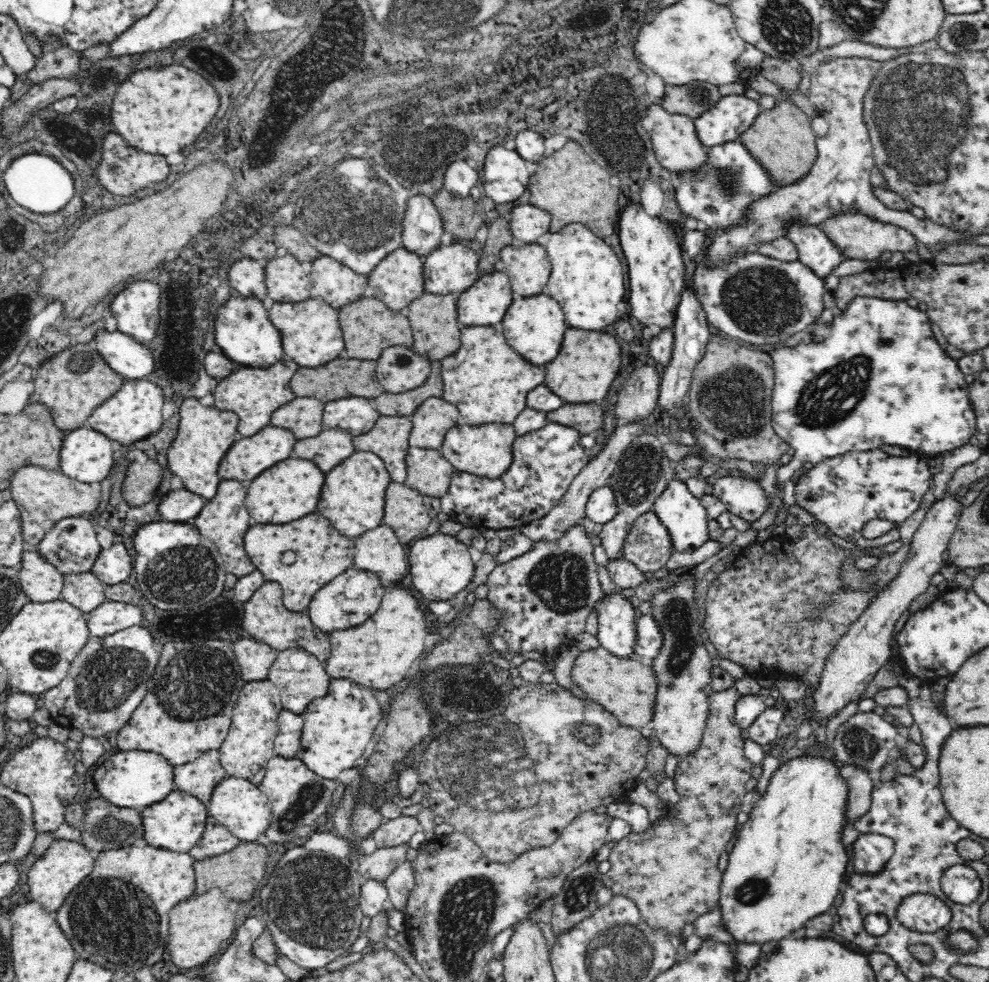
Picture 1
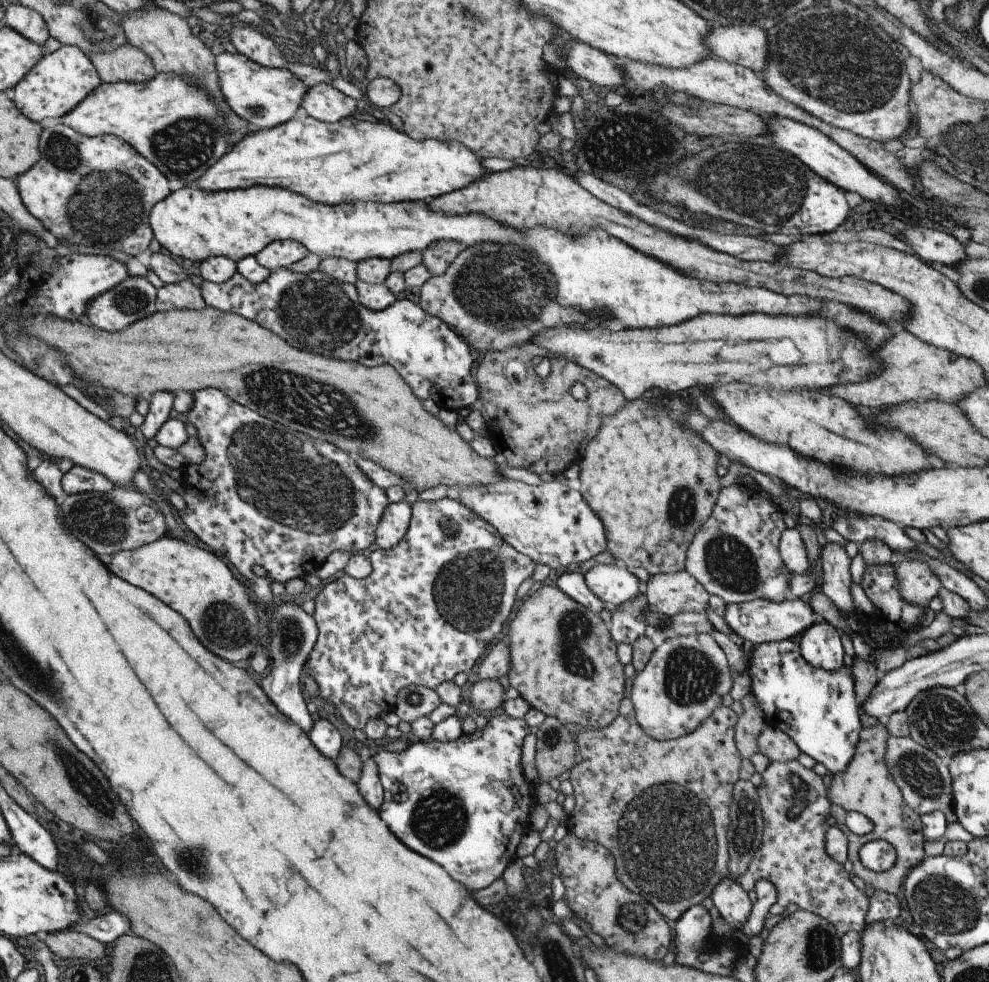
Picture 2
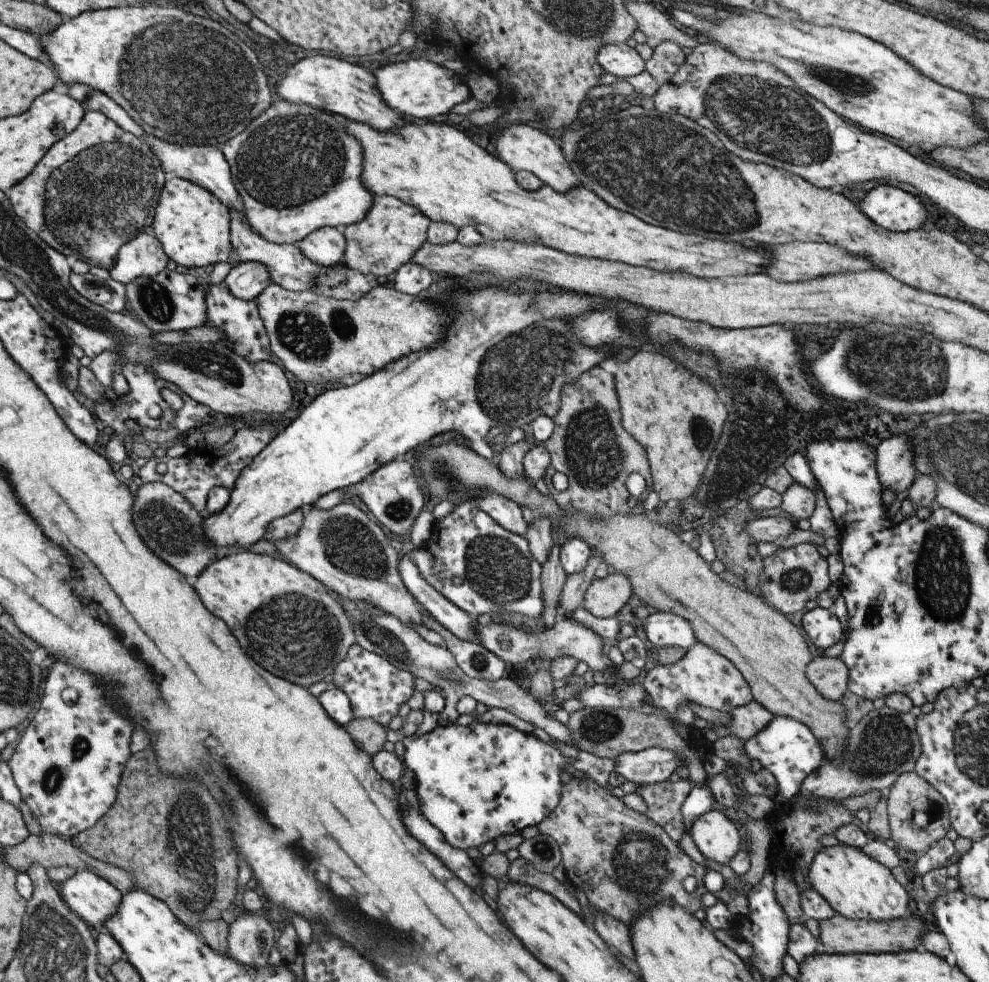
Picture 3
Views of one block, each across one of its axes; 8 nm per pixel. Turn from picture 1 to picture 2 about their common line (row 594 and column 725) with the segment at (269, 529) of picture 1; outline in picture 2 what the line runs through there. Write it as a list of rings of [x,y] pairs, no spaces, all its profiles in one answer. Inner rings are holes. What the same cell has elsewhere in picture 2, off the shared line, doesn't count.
[[[194,184],[187,185],[182,189],[172,191],[167,198],[164,198],[164,200],[158,202],[158,205],[153,207],[150,212],[149,224],[153,231],[154,238],[163,248],[170,252],[172,256],[177,256],[180,259],[192,260],[192,262],[202,262],[202,260],[206,260],[206,258],[209,257],[225,257],[230,258],[234,263],[237,263],[248,256],[255,256],[260,250],[263,250],[272,242],[285,239],[292,239],[296,240],[296,242],[300,242],[303,246],[306,246],[309,253],[316,254],[322,258],[346,258],[346,260],[352,260],[352,262],[361,262],[372,258],[392,260],[398,256],[402,256],[402,254],[408,254],[409,252],[424,252],[426,251],[426,248],[432,246],[434,242],[442,241],[460,242],[464,249],[480,246],[482,243],[498,244],[498,242],[500,242],[500,244],[506,244],[506,242],[510,242],[510,244],[512,244],[512,242],[514,242],[514,244],[526,244],[526,246],[530,246],[530,250],[534,250],[534,254],[538,254],[538,258],[544,260],[544,262],[550,266],[550,270],[556,274],[556,280],[558,280],[558,302],[560,302],[560,304],[574,304],[576,308],[582,308],[582,310],[586,310],[586,312],[590,312],[590,310],[596,310],[596,312],[598,312],[598,310],[608,310],[608,312],[614,314],[614,320],[616,320],[616,322],[622,322],[622,324],[626,324],[626,326],[630,326],[630,328],[644,328],[644,326],[650,326],[650,328],[654,328],[654,326],[672,326],[672,324],[680,324],[680,322],[684,322],[684,320],[690,320],[690,318],[694,318],[694,316],[698,316],[698,314],[708,314],[708,312],[710,312],[710,314],[732,314],[732,316],[736,316],[736,314],[746,314],[746,312],[750,312],[750,314],[762,312],[762,314],[768,314],[768,316],[794,316],[794,318],[798,318],[798,316],[816,316],[816,318],[830,318],[830,322],[836,322],[842,330],[854,334],[854,336],[860,338],[860,340],[864,338],[864,342],[868,342],[866,346],[868,346],[870,350],[878,350],[886,340],[890,340],[890,338],[894,336],[894,328],[892,328],[890,324],[880,322],[878,318],[872,318],[870,314],[866,314],[866,312],[862,312],[862,310],[856,310],[856,308],[850,308],[850,306],[846,306],[846,304],[842,304],[842,302],[835,302],[834,300],[819,300],[818,298],[808,298],[808,296],[785,296],[784,294],[779,294],[763,287],[746,287],[736,283],[714,283],[713,281],[698,279],[697,277],[688,274],[682,276],[682,270],[680,270],[680,274],[678,274],[674,266],[668,266],[666,262],[660,262],[659,259],[653,258],[648,254],[642,254],[642,252],[639,252],[638,250],[634,250],[632,246],[628,246],[628,244],[625,244],[622,240],[618,240],[618,238],[614,238],[614,236],[610,237],[606,232],[602,231],[602,228],[592,228],[592,230],[583,231],[582,234],[566,234],[566,232],[560,230],[560,228],[545,228],[544,226],[534,226],[534,228],[530,228],[530,230],[516,230],[514,226],[506,226],[506,224],[498,222],[496,218],[490,218],[488,214],[466,214],[464,216],[450,218],[450,214],[446,214],[446,216],[444,216],[444,214],[434,214],[434,212],[428,210],[428,206],[420,206],[420,204],[416,204],[416,202],[400,202],[400,204],[370,204],[370,202],[323,204],[322,202],[309,200],[306,196],[296,194],[296,192],[293,192],[292,190],[286,190],[286,188],[281,188],[280,186],[264,186],[264,184],[250,186],[244,189],[238,188],[218,192],[202,190],[202,188],[196,188]]]

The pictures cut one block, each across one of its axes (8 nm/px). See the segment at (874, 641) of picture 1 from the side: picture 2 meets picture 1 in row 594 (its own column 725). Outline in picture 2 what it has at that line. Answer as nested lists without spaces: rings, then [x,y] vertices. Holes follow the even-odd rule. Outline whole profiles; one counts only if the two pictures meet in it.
[[[730,877],[718,882],[711,896],[720,918],[738,931],[750,917],[752,902],[737,880]]]

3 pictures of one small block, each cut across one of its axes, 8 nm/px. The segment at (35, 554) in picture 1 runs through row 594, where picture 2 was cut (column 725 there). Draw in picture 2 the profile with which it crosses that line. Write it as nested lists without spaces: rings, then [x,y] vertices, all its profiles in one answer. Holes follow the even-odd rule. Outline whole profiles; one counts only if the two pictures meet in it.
[[[749,25],[711,27],[704,44],[713,58],[750,68],[758,74],[766,68],[768,34],[762,28]]]

